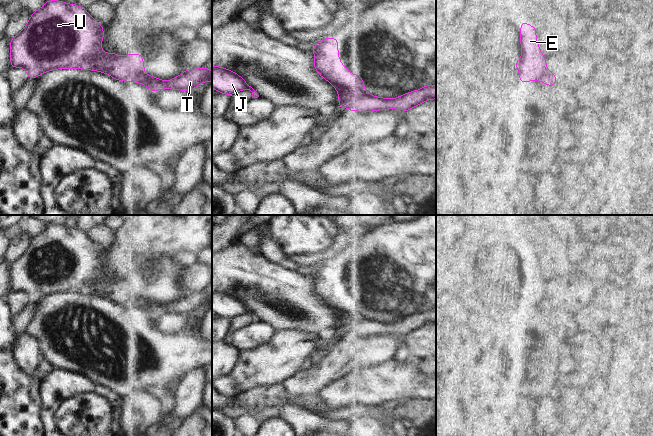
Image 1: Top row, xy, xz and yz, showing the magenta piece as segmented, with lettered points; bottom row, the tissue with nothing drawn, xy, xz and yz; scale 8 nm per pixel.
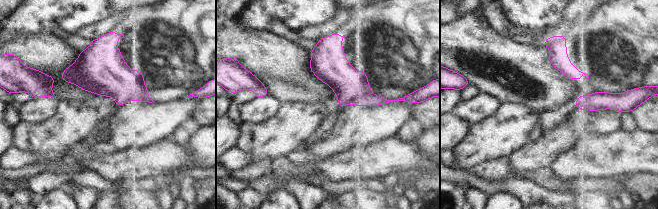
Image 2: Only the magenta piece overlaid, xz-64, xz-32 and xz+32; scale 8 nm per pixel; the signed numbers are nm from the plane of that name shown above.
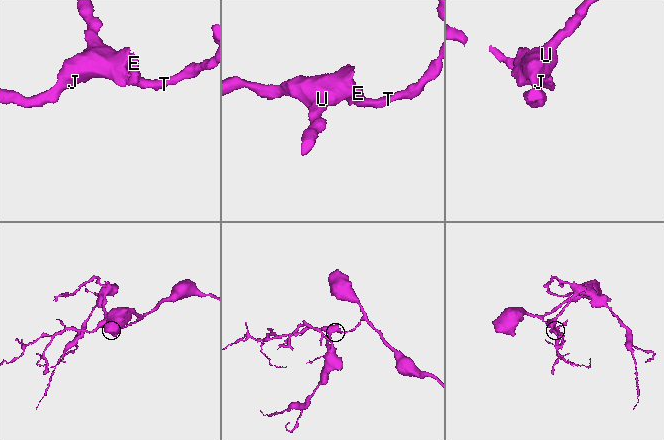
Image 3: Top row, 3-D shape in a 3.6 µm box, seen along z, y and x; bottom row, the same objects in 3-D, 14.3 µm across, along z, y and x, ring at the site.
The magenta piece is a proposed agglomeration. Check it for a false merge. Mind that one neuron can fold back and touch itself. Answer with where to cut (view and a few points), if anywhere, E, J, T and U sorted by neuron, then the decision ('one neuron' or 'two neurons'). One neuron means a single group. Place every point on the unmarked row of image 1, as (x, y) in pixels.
cut xz (366, 317), (360, 321), (353, 321), (345, 330); groups E J U / T; two neurons

